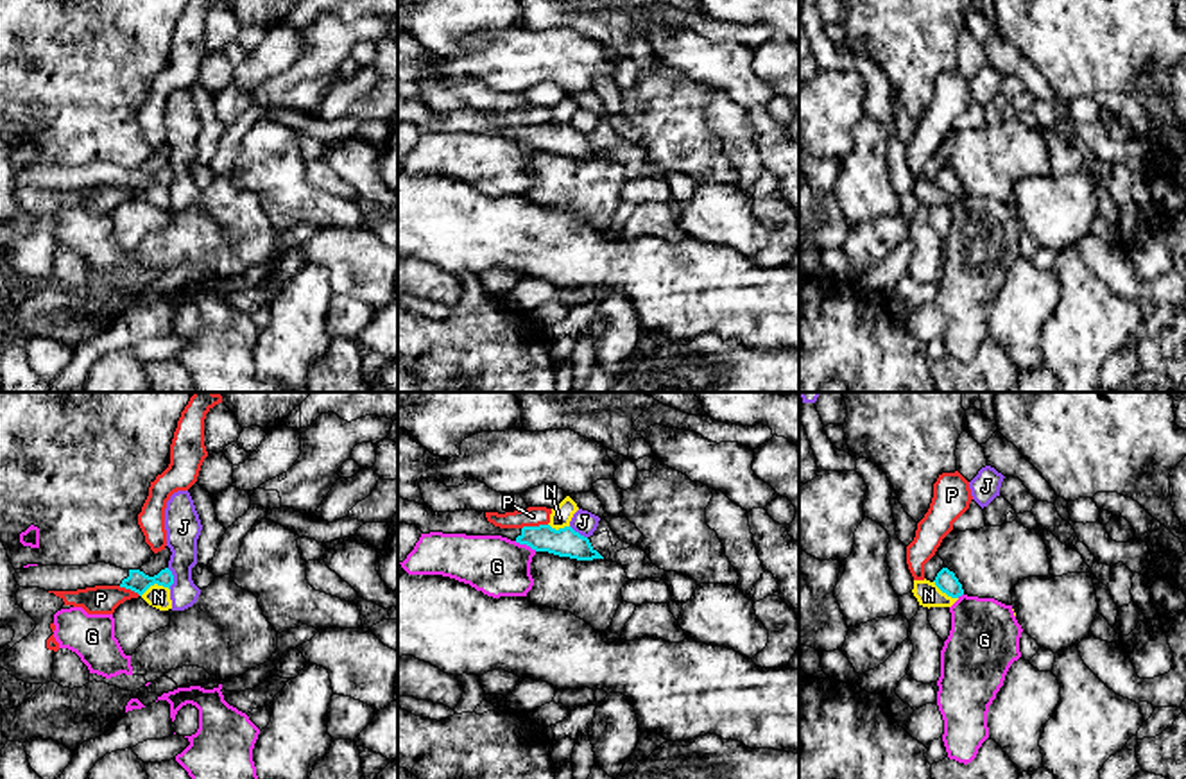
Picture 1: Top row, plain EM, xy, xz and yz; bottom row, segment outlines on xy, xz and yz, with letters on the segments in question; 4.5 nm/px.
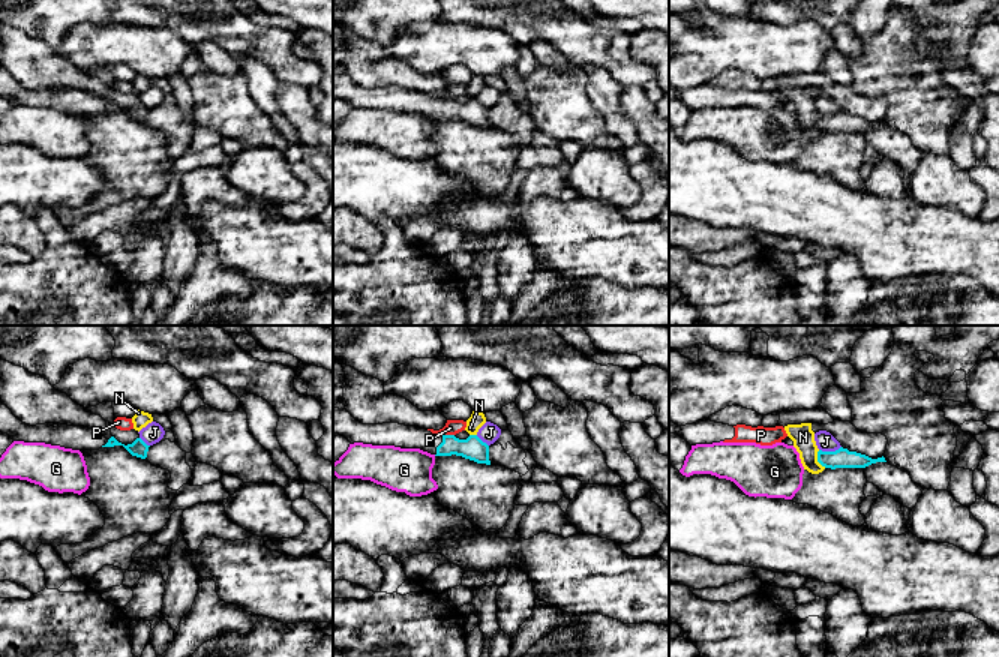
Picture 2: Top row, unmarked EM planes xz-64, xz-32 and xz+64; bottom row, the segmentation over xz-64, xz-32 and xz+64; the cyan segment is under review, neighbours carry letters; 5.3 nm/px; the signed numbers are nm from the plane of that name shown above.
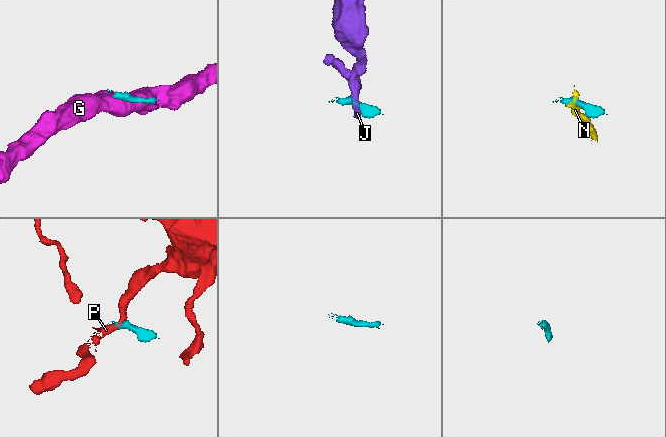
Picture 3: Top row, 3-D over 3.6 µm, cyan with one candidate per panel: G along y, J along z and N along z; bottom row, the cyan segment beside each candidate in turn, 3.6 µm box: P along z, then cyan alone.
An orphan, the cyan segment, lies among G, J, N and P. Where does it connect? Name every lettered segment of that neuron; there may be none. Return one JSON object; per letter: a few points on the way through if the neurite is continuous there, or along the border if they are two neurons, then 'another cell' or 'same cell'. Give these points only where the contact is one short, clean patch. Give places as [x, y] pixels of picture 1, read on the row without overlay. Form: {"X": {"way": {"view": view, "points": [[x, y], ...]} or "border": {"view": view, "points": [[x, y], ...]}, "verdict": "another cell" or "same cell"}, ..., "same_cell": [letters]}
{"G": {"border": {"view": "xz", "points": [[515, 140], [536, 149]]}, "verdict": "another cell"}, "J": {"border": {"view": "xy", "points": [[167, 167], [172, 174], [171, 187]]}, "verdict": "another cell"}, "N": {"border": {"view": "xy", "points": [[169, 187], [151, 183], [140, 194]]}, "verdict": "another cell"}, "P": {"border": {"view": "xz", "points": [[547, 122], [522, 128]]}, "verdict": "another cell"}, "same_cell": []}

